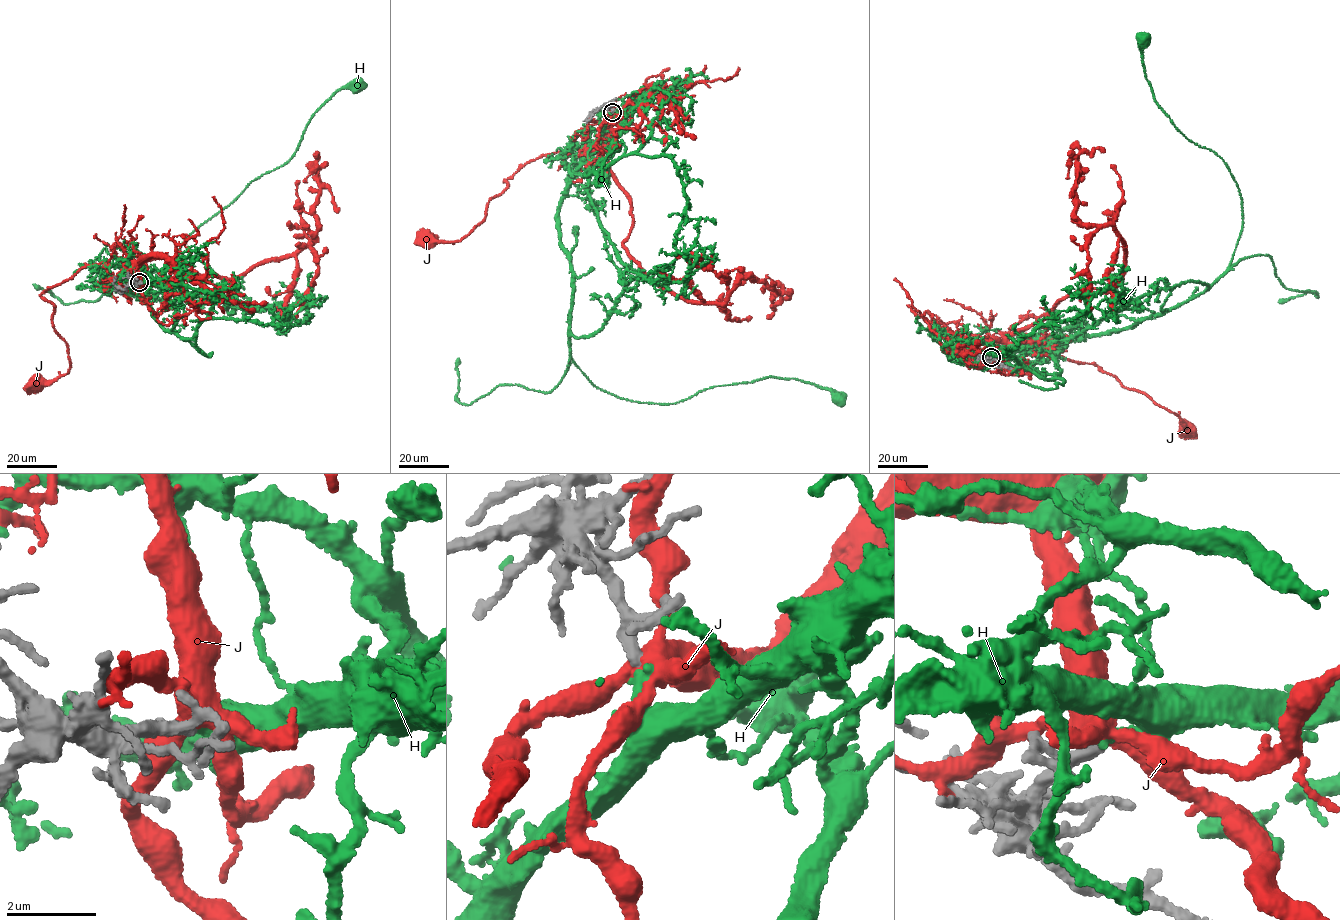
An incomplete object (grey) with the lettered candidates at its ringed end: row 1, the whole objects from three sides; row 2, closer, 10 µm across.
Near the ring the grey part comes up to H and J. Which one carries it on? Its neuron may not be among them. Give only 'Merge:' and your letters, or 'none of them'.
Merge: H

